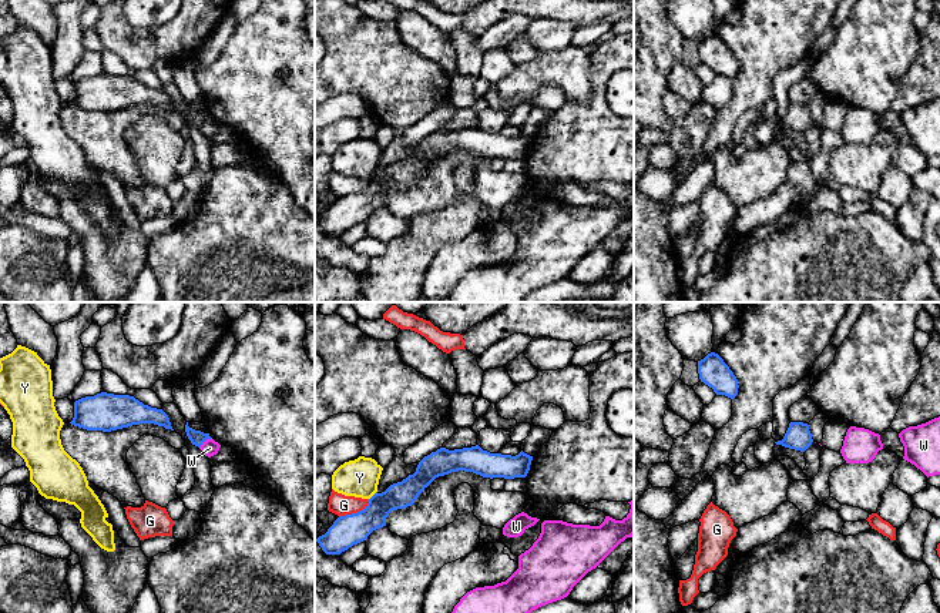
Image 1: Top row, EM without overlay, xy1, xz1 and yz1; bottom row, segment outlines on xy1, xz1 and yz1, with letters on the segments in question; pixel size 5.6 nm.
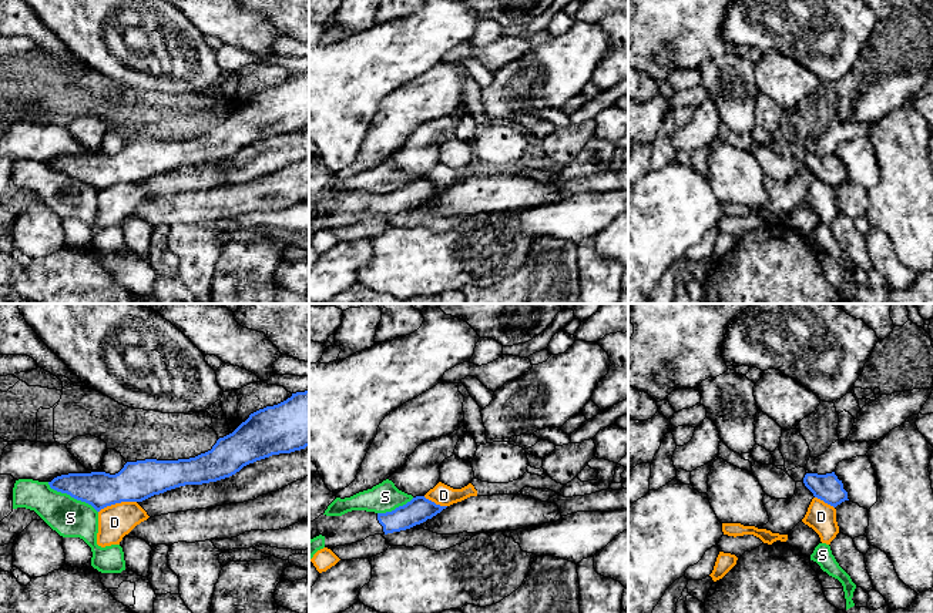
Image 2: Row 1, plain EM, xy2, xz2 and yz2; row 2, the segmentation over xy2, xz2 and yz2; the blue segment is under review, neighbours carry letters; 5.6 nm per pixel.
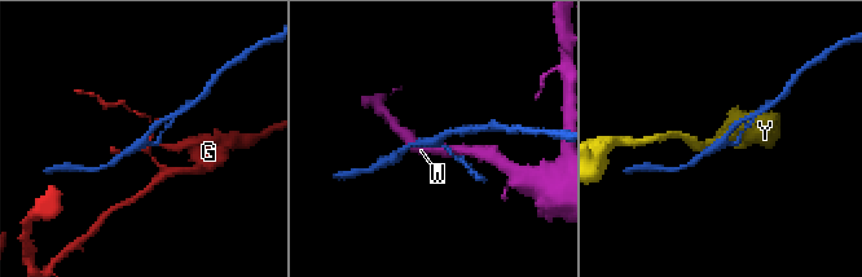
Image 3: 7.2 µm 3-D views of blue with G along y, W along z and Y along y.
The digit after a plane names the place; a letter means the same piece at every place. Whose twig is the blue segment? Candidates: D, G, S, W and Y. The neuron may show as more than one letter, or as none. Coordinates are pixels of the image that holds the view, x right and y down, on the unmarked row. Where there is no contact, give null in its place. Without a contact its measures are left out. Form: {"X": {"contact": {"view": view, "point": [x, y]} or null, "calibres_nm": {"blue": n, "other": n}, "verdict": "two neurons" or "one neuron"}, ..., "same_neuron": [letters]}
{"D": {"contact": {"view": "xy2", "point": [117, 183]}, "calibres_nm": {"blue": 220, "other": 190}, "verdict": "two neurons"}, "G": {"contact": {"view": "xz1", "point": [355, 194]}, "calibres_nm": {"blue": 180, "other": 120}, "verdict": "two neurons"}, "S": {"contact": {"view": "xy2", "point": [71, 177]}, "calibres_nm": {"blue": 200, "other": 220}, "verdict": "two neurons"}, "W": {"contact": {"view": "xy1", "point": [204, 121]}, "calibres_nm": {"blue": 90, "other": 90}, "verdict": "two neurons"}, "Y": {"contact": {"view": "xz1", "point": [373, 176]}, "calibres_nm": {"blue": 180, "other": 220}, "verdict": "two neurons"}, "same_neuron": []}

